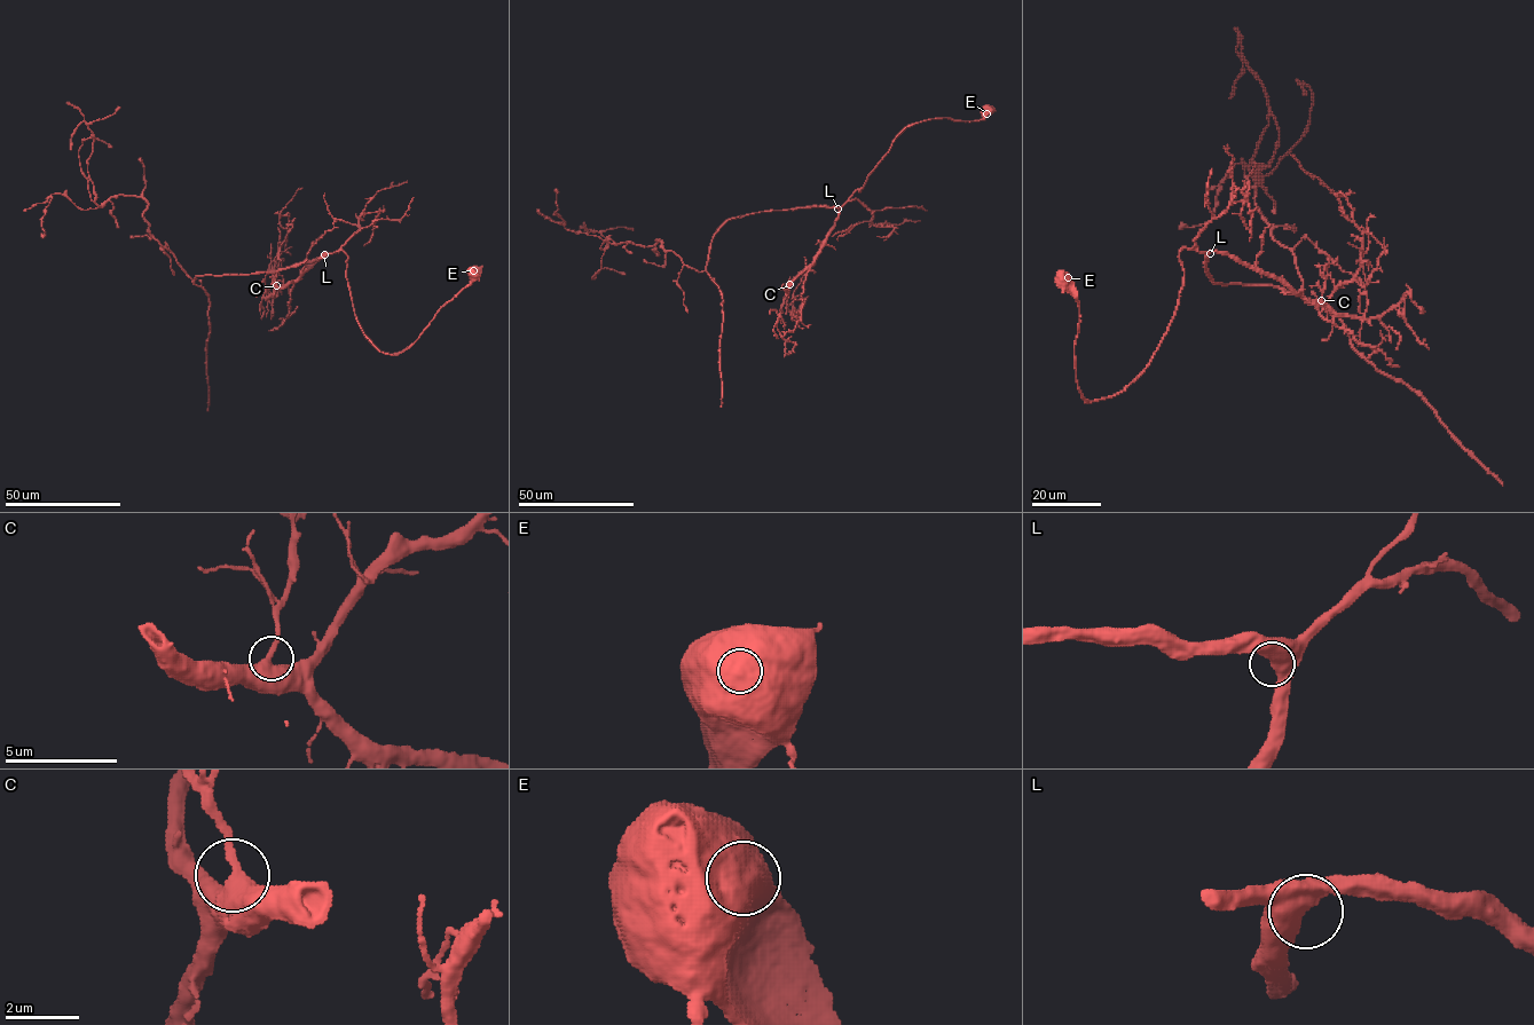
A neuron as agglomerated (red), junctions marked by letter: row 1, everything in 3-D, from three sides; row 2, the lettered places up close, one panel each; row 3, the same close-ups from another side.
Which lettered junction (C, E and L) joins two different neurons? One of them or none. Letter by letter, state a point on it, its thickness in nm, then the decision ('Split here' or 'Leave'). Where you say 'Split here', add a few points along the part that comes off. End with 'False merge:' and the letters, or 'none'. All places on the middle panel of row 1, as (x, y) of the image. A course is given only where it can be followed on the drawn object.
C: Place: (789, 284). Thickness 440 nm. Leave
E: Place: (986, 113). Thickness 950 nm. Leave
L: Place: (838, 209). Thickness 600 nm. Leave
False merge: none

